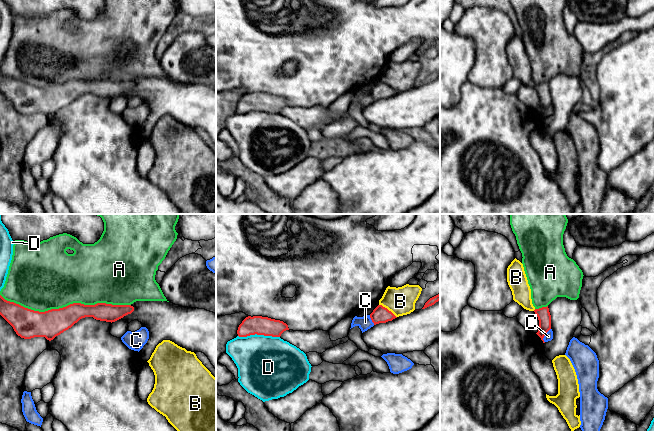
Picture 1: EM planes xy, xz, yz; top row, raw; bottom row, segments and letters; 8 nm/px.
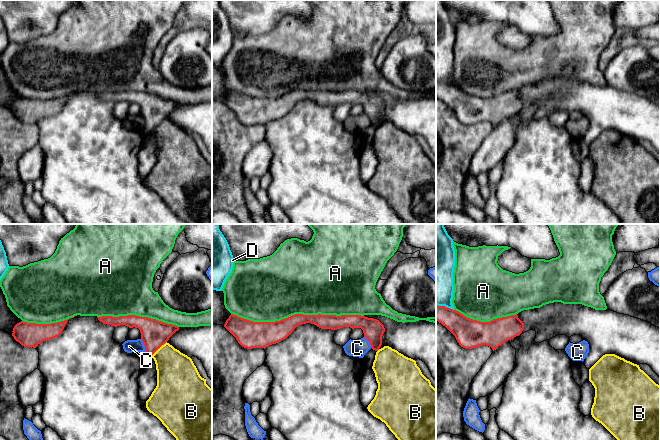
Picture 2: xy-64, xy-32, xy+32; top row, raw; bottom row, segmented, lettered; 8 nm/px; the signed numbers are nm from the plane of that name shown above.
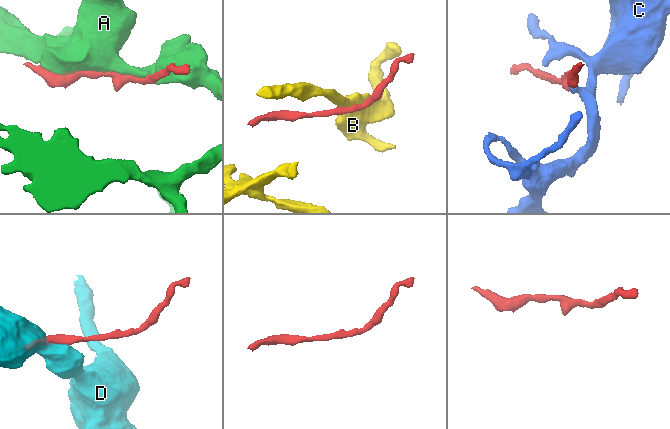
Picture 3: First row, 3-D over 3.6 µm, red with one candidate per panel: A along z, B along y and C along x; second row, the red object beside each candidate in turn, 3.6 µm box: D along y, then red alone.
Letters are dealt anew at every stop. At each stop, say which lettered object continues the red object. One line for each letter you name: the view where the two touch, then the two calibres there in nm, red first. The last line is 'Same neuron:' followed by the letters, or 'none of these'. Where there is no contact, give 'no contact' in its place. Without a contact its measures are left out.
Same neuron: none of these

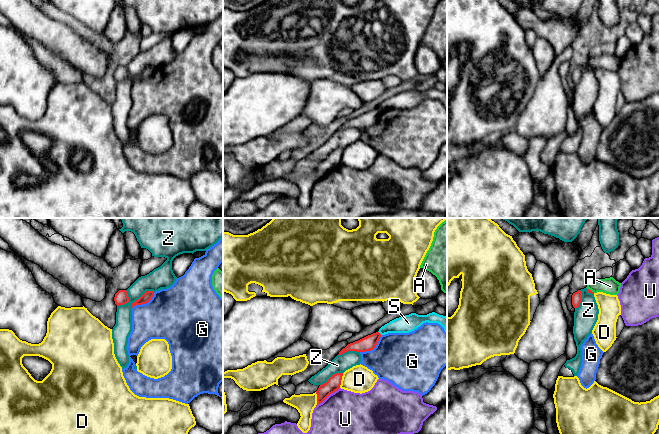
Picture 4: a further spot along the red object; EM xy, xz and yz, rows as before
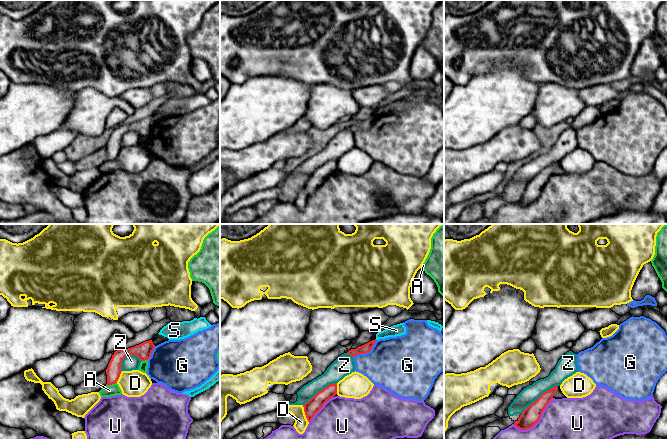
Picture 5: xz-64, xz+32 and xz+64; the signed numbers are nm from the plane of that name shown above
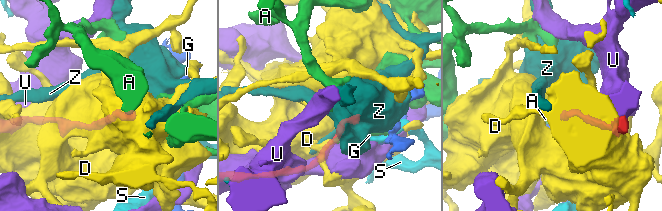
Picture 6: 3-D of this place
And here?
Same neuron: none of these

